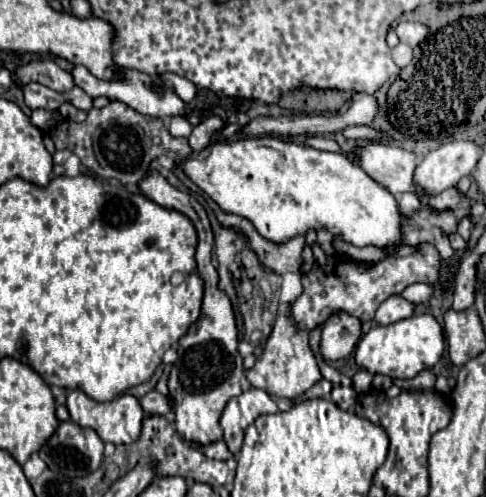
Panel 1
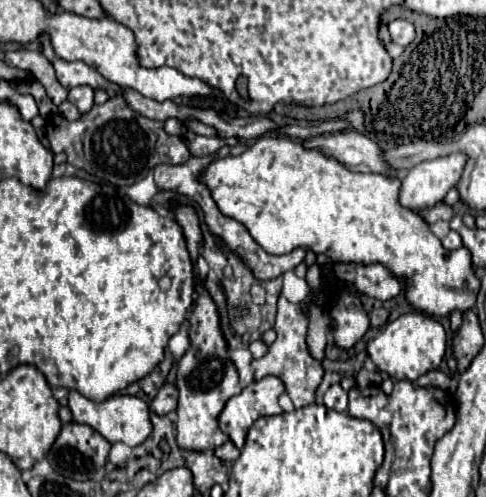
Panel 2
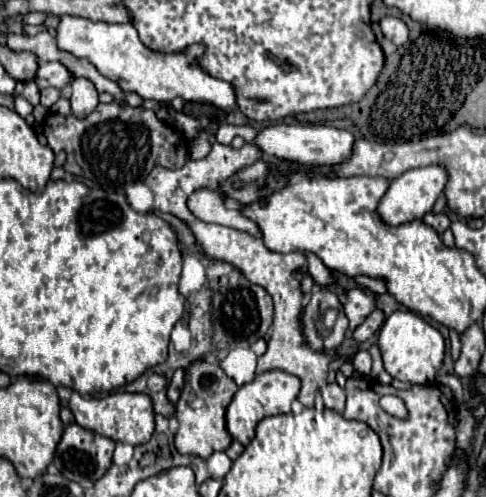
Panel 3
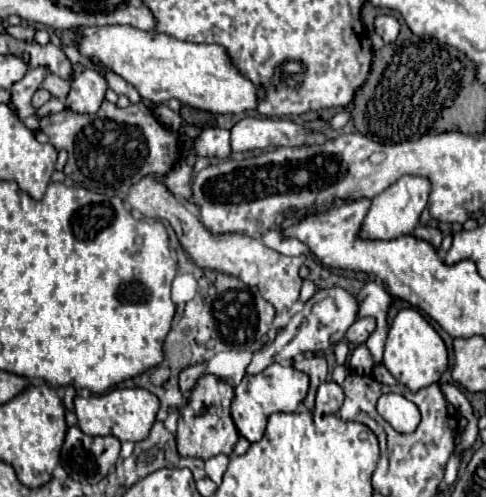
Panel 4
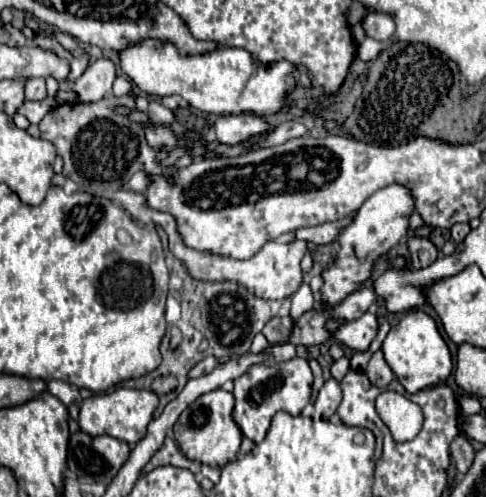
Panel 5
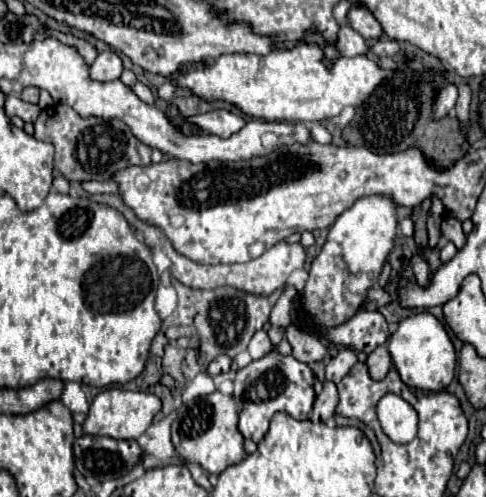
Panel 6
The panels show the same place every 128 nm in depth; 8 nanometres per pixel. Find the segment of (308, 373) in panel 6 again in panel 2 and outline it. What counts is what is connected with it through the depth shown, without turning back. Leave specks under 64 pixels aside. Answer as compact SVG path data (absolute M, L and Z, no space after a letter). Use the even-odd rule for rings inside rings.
M266 376L248 384L238 396L232 396L222 414L220 414L220 430L228 434L228 438L242 448L250 426L260 416L280 414L282 408L278 404L280 394L284 394L284 382L276 376Z

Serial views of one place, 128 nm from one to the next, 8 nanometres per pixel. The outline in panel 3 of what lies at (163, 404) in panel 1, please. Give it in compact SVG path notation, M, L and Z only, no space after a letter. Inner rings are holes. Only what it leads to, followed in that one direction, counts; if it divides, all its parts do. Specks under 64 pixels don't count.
M178 368L178 370L174 372L174 378L172 378L170 386L168 386L168 398L170 398L172 402L176 402L176 400L180 398L182 388L184 388L184 368Z

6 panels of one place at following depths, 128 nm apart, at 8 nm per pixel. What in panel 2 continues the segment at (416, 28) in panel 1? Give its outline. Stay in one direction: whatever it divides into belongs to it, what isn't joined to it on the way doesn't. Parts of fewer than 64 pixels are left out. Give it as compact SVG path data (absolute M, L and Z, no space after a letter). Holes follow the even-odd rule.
M392 20L388 24L388 32L390 32L392 42L396 42L400 46L408 46L414 40L414 34L416 34L414 26L408 20Z

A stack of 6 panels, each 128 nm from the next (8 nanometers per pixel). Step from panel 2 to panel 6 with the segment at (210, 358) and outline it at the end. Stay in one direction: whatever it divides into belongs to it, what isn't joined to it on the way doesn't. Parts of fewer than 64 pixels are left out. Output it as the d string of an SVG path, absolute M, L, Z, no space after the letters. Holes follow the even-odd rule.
M212 392L204 398L196 398L184 404L172 422L172 444L176 454L186 462L198 464L208 474L220 474L228 466L234 466L244 460L244 436L238 430L238 408L232 396L222 392Z

